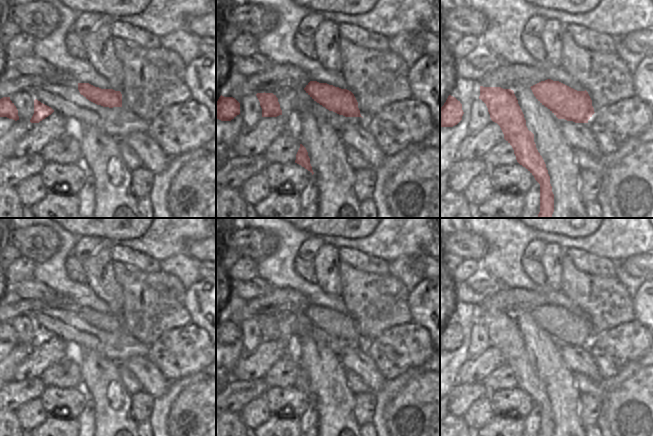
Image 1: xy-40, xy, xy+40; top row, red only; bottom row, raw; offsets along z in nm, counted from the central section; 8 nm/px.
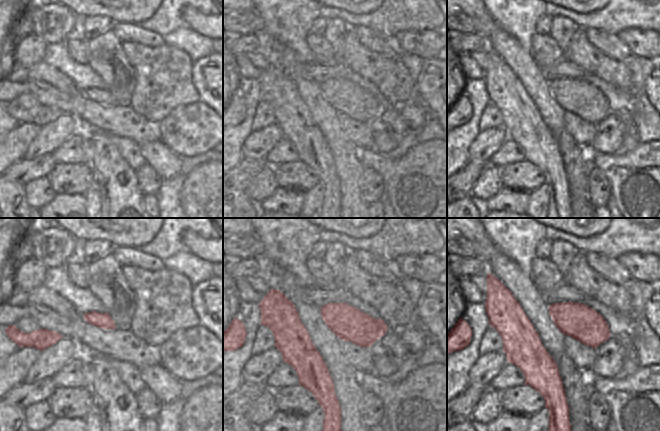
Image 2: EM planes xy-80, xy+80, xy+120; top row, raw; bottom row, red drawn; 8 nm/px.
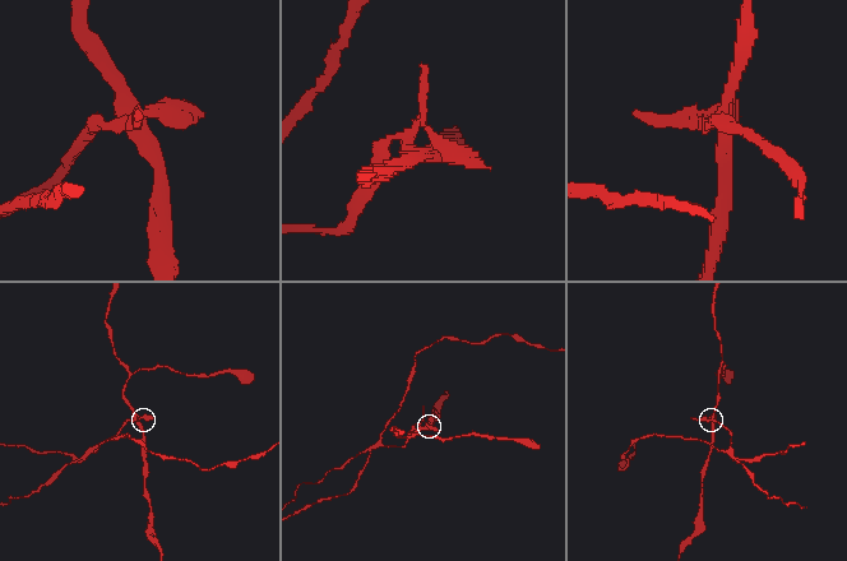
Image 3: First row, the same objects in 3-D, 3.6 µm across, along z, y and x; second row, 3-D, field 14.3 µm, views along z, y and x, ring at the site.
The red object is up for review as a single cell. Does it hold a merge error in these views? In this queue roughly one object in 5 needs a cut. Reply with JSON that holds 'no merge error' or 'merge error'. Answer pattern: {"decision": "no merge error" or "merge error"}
{"decision": "merge error"}

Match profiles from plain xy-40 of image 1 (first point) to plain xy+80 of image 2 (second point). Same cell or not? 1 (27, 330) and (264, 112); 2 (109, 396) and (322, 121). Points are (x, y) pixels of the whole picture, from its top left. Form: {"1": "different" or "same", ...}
{"1": "same", "2": "same"}

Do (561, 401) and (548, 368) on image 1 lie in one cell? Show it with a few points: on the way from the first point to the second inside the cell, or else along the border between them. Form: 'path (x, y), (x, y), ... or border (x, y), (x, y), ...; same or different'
path (561, 393), (556, 376); same

